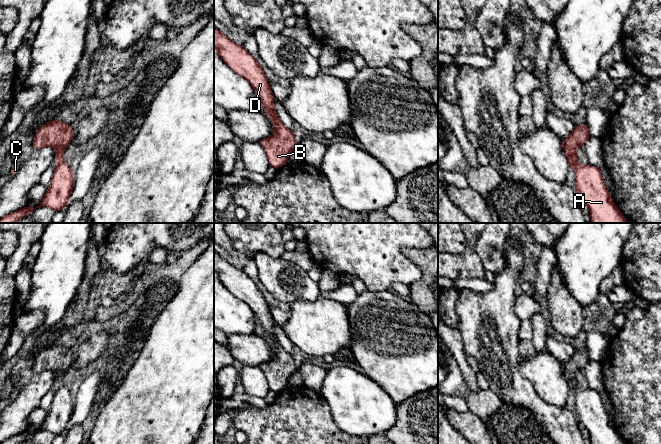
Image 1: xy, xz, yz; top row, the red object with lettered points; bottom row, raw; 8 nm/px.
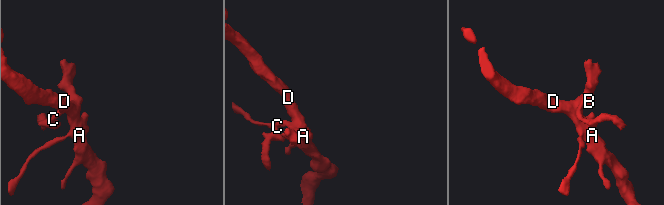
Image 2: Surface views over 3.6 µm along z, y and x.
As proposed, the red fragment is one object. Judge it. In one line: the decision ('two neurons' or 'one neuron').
one neuron

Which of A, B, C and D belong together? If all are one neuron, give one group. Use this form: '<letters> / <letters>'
A B C D

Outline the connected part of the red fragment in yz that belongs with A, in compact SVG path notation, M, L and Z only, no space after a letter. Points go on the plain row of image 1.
M587 348L577 349L562 366L563 376L575 394L575 415L581 429L588 431L591 444L627 444L611 423L596 390L582 389L577 382L577 372L590 362Z

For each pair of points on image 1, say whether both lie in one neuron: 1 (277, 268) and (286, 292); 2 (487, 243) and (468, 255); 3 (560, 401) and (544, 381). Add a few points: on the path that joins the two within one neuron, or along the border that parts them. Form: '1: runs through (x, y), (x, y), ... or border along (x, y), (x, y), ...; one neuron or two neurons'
1: runs through (277, 274), (286, 283), (286, 286); one neuron
2: border along (481, 233), (477, 240), (477, 255), (485, 271); two neurons
3: runs through (557, 396), (549, 386); one neuron

